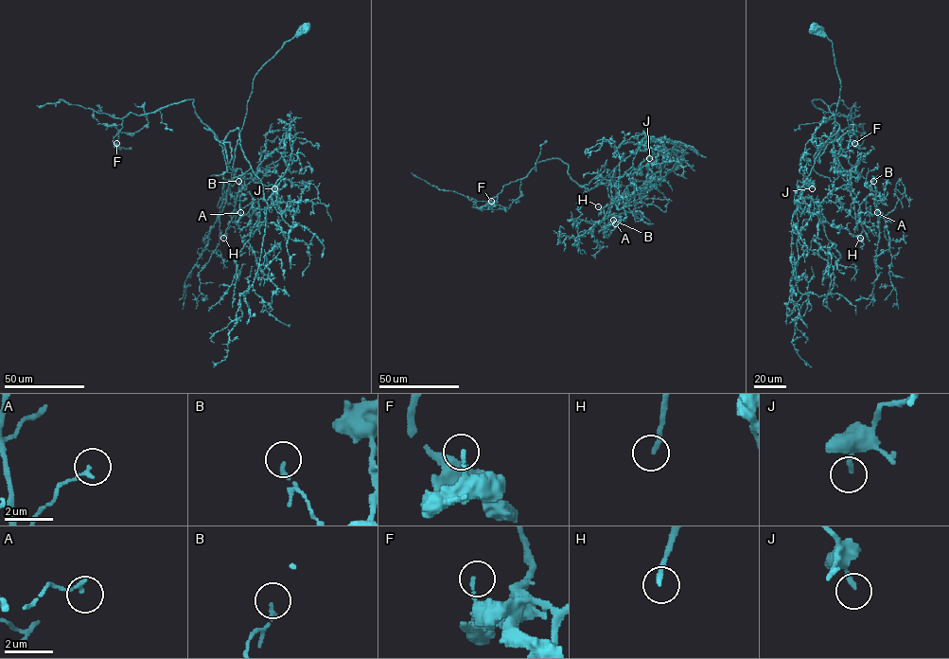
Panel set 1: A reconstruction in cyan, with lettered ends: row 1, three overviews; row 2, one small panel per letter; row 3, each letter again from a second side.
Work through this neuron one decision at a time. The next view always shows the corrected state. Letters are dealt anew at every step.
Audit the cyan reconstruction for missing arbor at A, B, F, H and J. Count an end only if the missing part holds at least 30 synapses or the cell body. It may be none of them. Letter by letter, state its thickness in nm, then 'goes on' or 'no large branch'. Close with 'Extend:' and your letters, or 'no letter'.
A: 160 nm thick; no large branch
B: 150 nm thick; no large branch
F: 140 nm thick; no large branch
H: 190 nm thick; no large branch
J: 170 nm thick; no large branch
Extend: no letter

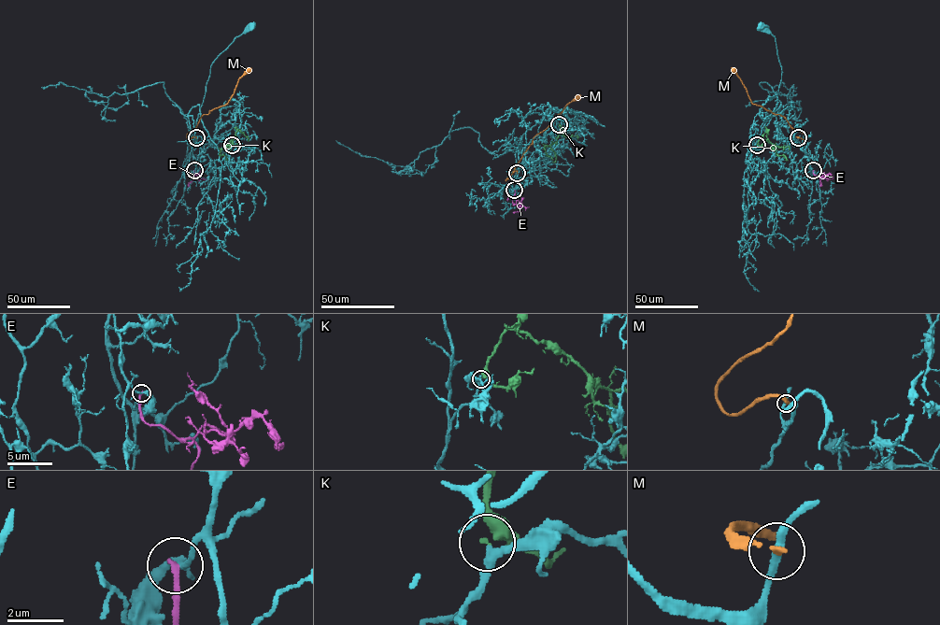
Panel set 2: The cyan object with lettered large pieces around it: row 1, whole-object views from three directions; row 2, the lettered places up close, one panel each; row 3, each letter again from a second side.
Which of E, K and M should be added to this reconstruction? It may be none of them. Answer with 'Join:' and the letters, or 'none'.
Join: K

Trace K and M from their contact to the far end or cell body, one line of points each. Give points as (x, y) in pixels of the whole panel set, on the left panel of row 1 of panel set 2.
K: (232, 144), (234, 137), (220, 152), (226, 160)
M: (196, 137), (188, 139), (186, 135), (196, 127), (202, 116), (228, 102), (238, 79), (250, 67)

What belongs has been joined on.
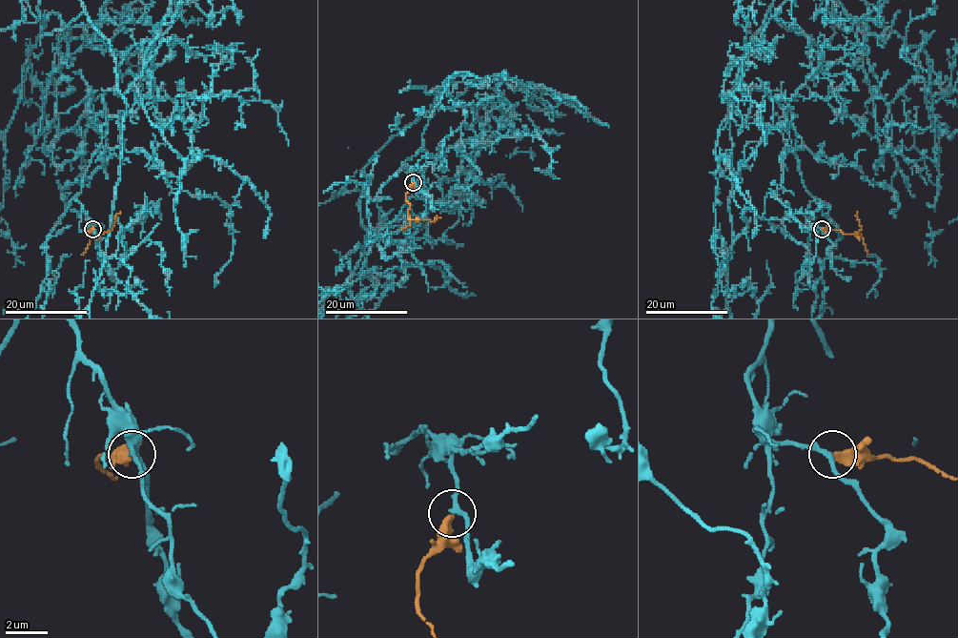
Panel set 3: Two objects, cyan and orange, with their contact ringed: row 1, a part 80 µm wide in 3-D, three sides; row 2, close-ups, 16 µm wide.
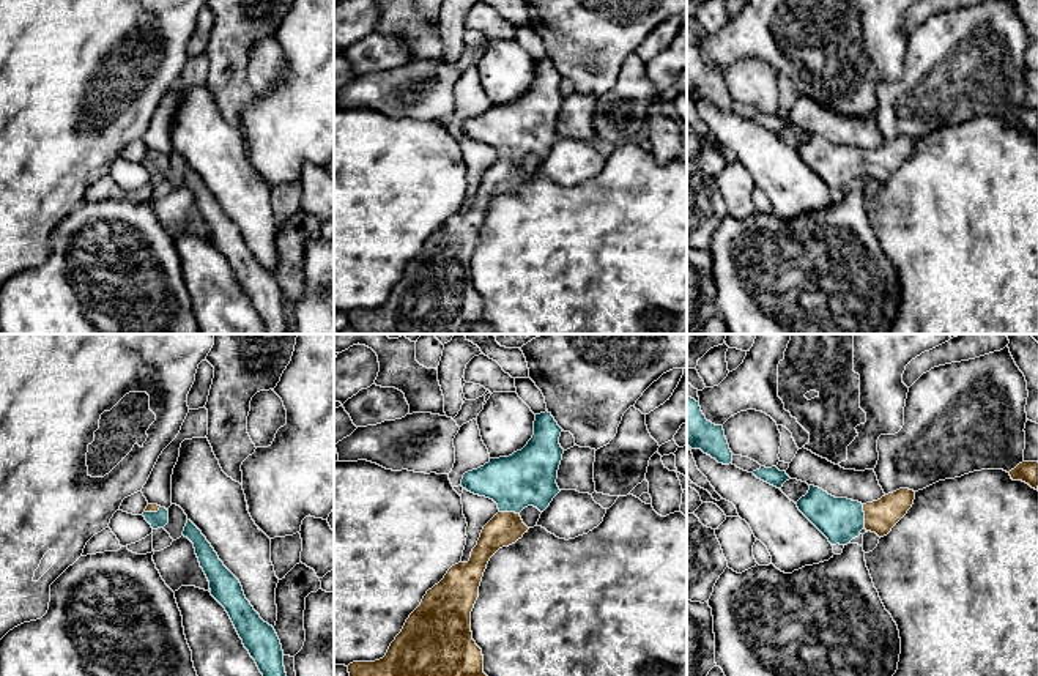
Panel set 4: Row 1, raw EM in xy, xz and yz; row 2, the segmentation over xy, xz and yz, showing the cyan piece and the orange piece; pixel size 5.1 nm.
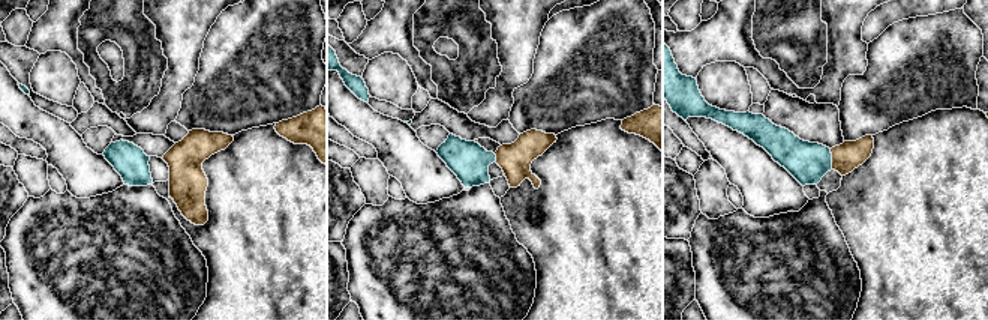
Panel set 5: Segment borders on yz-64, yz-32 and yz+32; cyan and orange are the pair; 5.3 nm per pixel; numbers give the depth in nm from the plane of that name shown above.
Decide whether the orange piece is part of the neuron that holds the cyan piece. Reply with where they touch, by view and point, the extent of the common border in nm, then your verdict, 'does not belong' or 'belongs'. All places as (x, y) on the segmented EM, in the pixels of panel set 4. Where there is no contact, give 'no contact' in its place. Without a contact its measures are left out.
contact yz (863, 516); length 120 nm; belongs

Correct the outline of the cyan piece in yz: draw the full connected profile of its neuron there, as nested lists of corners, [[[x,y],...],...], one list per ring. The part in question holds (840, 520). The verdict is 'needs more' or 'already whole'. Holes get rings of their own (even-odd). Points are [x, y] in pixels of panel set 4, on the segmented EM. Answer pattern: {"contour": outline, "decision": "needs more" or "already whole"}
{"contour": [[[819,487],[810,490],[795,504],[799,511],[829,539],[832,545],[847,545],[860,531],[887,536],[907,514],[915,492],[899,488],[877,501],[862,504],[847,498],[835,498]]], "decision": "needs more"}

